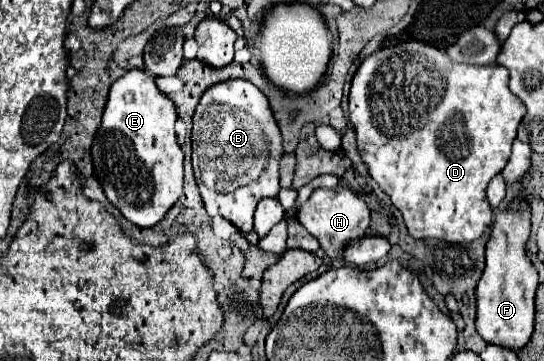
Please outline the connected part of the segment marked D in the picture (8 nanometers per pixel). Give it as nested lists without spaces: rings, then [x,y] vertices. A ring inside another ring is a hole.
[[[409,41],[409,43],[403,43],[403,45],[395,45],[395,47],[385,47],[385,49],[375,51],[367,59],[363,59],[361,65],[357,67],[355,75],[353,75],[351,91],[349,91],[349,121],[355,125],[359,153],[363,157],[365,165],[369,167],[369,175],[391,197],[393,205],[403,213],[409,235],[415,237],[415,239],[435,237],[435,239],[443,239],[443,241],[449,241],[449,243],[469,243],[473,239],[479,239],[489,229],[489,225],[493,221],[493,209],[487,201],[485,189],[487,189],[487,183],[491,181],[491,177],[501,173],[501,169],[505,167],[505,163],[509,159],[511,143],[517,135],[517,127],[519,127],[523,115],[525,115],[525,105],[509,91],[509,71],[505,67],[501,67],[501,65],[455,63],[455,61],[449,59],[449,55],[443,49],[437,49],[437,47],[421,43],[421,41]],[[397,55],[401,55],[401,65],[403,65],[401,73],[395,73],[395,69],[389,67],[391,57],[397,57]]]

